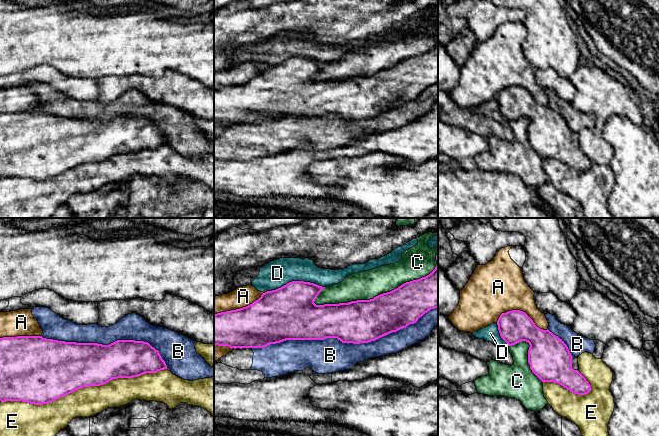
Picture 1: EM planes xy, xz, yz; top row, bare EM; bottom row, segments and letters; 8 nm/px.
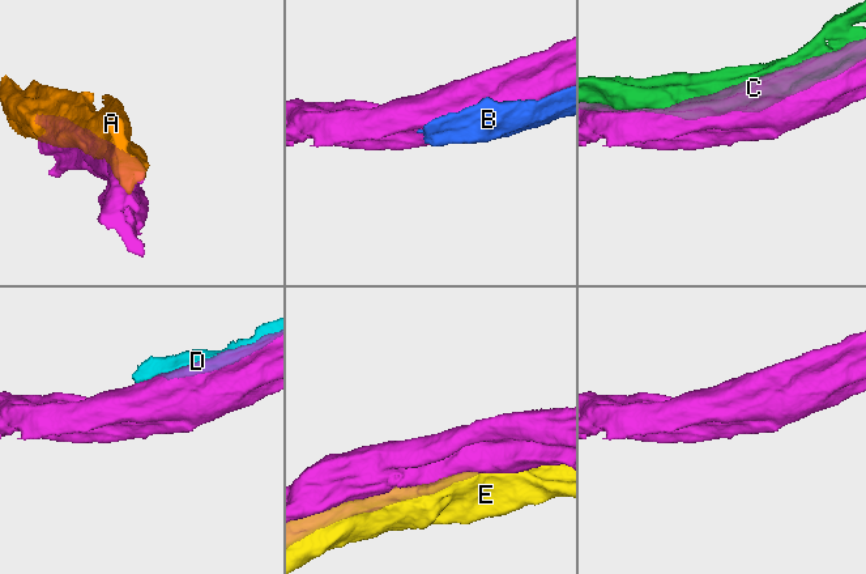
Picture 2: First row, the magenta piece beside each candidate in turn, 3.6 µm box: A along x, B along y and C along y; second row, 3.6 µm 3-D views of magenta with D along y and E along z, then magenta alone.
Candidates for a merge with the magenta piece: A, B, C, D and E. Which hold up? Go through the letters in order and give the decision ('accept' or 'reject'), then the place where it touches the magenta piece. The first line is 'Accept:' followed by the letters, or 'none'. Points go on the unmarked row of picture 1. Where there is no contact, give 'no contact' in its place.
Accept: none
A: reject | yz (521, 87)
B: reject | xz (344, 118)
C: reject | xz (381, 70)
D: reject | xz (295, 57)
E: reject | xy (84, 162)

